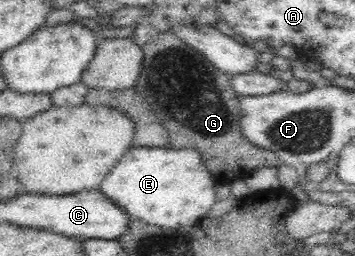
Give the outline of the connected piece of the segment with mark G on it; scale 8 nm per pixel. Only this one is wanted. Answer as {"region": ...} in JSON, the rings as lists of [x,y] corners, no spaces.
{"region":[[[170,31],[159,32],[140,48],[143,59],[135,91],[163,123],[159,124],[168,133],[166,147],[198,151],[217,183],[243,178],[259,167],[278,168],[282,164],[276,153],[251,145],[240,134],[237,94],[229,87],[231,75],[217,71],[202,53],[189,48]]]}

